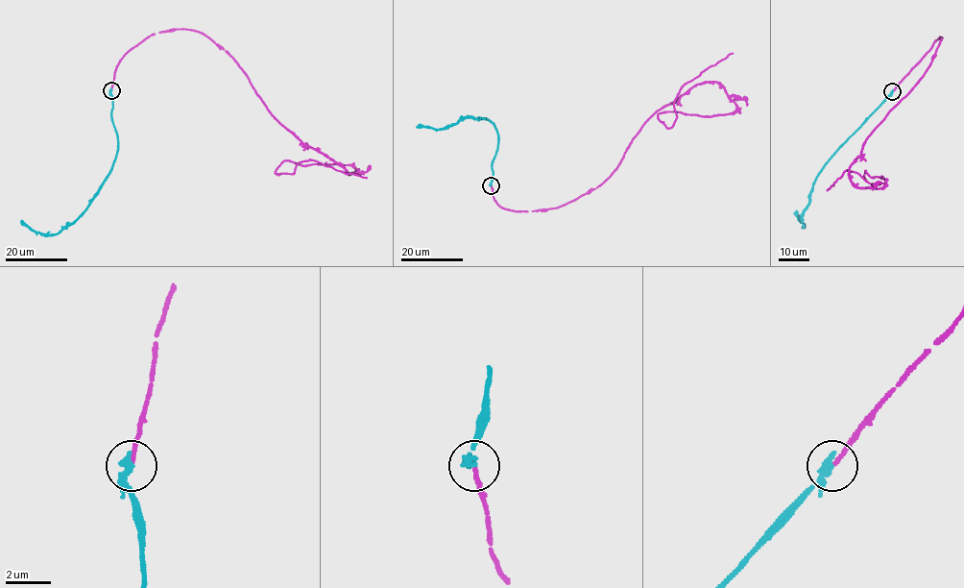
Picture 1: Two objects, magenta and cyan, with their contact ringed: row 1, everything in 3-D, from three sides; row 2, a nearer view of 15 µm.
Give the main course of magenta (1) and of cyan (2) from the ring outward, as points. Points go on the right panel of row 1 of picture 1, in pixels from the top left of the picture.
1: (893, 92), (943, 37), (851, 166), (857, 187), (884, 185), (865, 170), (880, 184), (845, 170), (828, 190)
2: (892, 92), (832, 156), (817, 176), (801, 219), (804, 227), (795, 210)

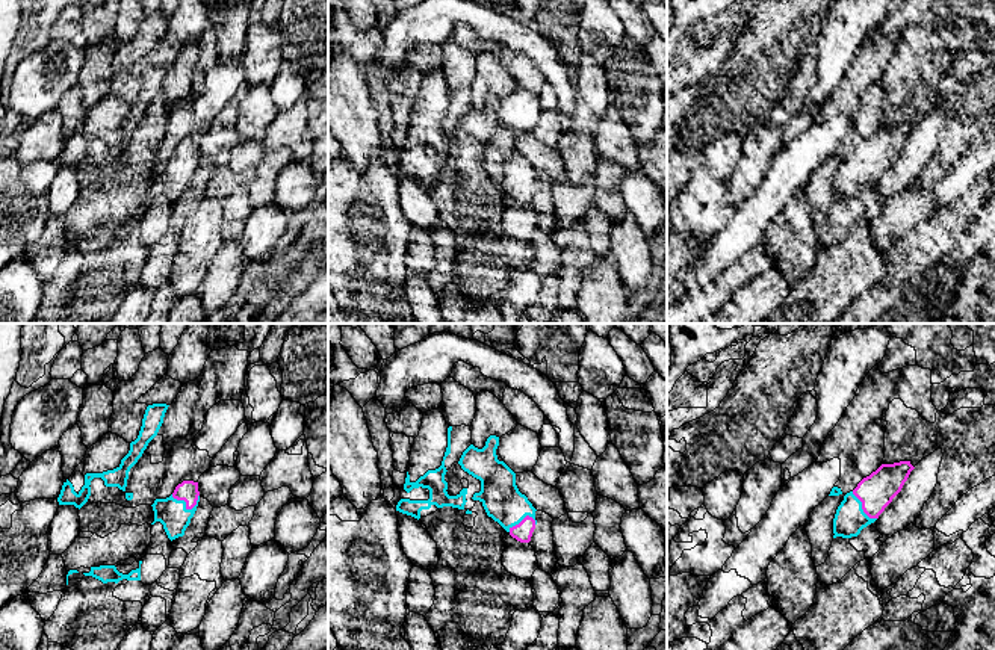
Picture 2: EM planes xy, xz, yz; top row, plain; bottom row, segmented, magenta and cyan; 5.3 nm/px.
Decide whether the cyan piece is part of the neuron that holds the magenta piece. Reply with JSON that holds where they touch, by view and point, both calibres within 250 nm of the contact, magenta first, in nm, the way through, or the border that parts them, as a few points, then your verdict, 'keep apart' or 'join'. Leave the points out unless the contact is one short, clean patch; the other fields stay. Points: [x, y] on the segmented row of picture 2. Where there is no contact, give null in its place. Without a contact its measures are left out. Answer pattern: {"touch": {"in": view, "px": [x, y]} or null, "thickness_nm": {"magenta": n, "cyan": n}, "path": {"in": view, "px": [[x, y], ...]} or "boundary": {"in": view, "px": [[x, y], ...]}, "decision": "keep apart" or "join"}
{"touch": {"in": "xy", "px": [186, 505]}, "thickness_nm": {"magenta": 110, "cyan": 160}, "path": {"in": "xy", "px": [[188, 490], [186, 505], [171, 513]]}, "decision": "join"}

